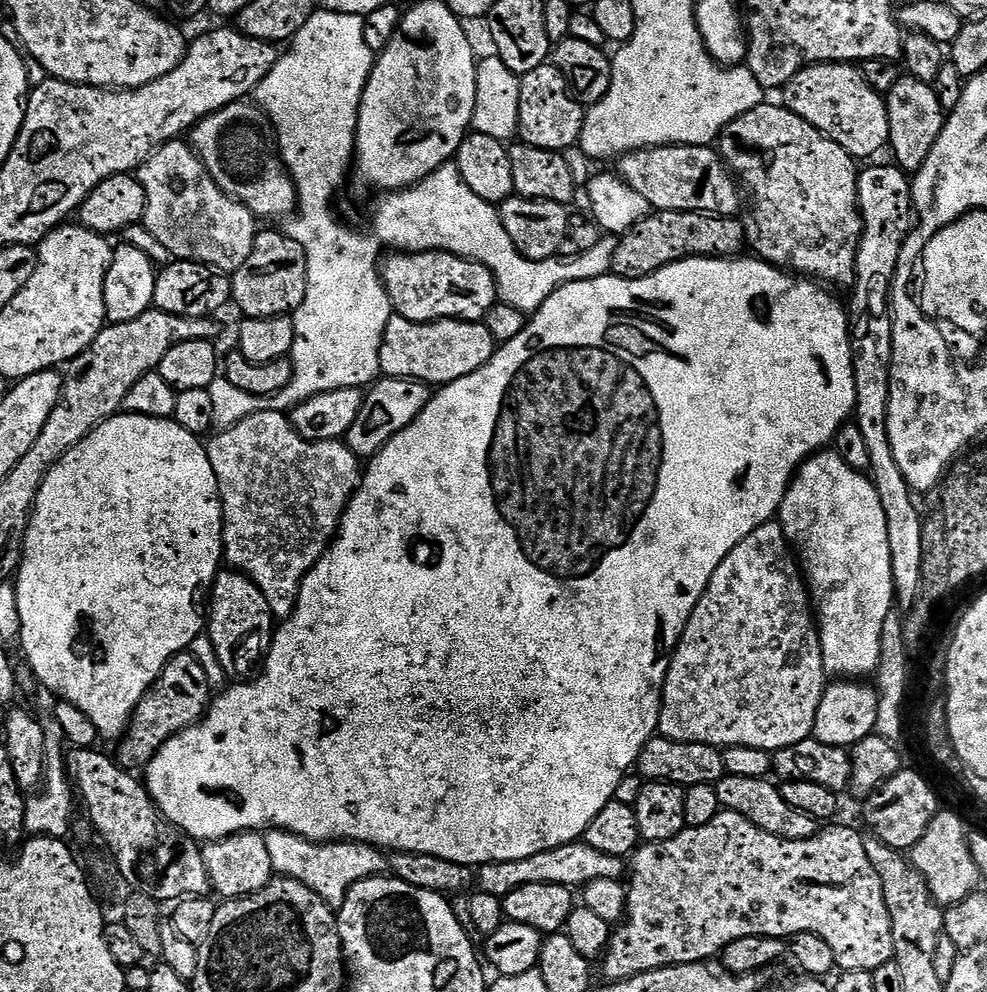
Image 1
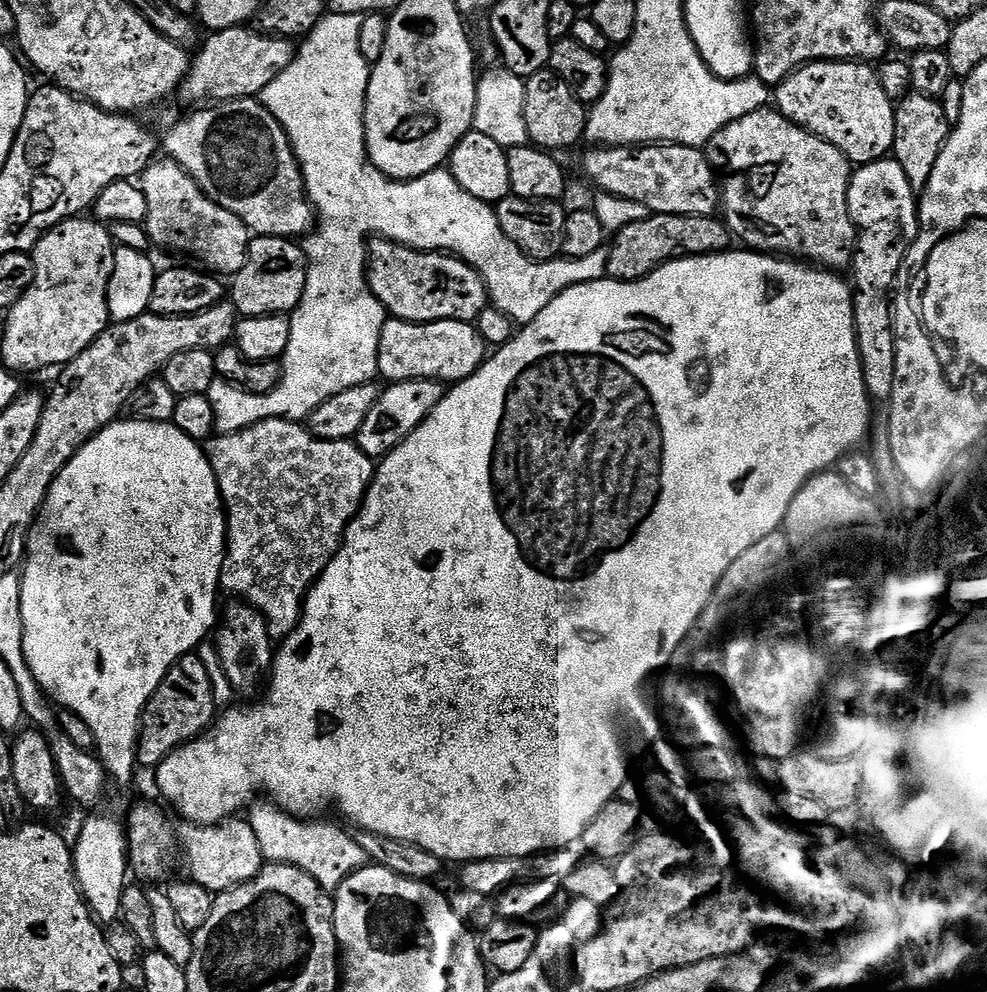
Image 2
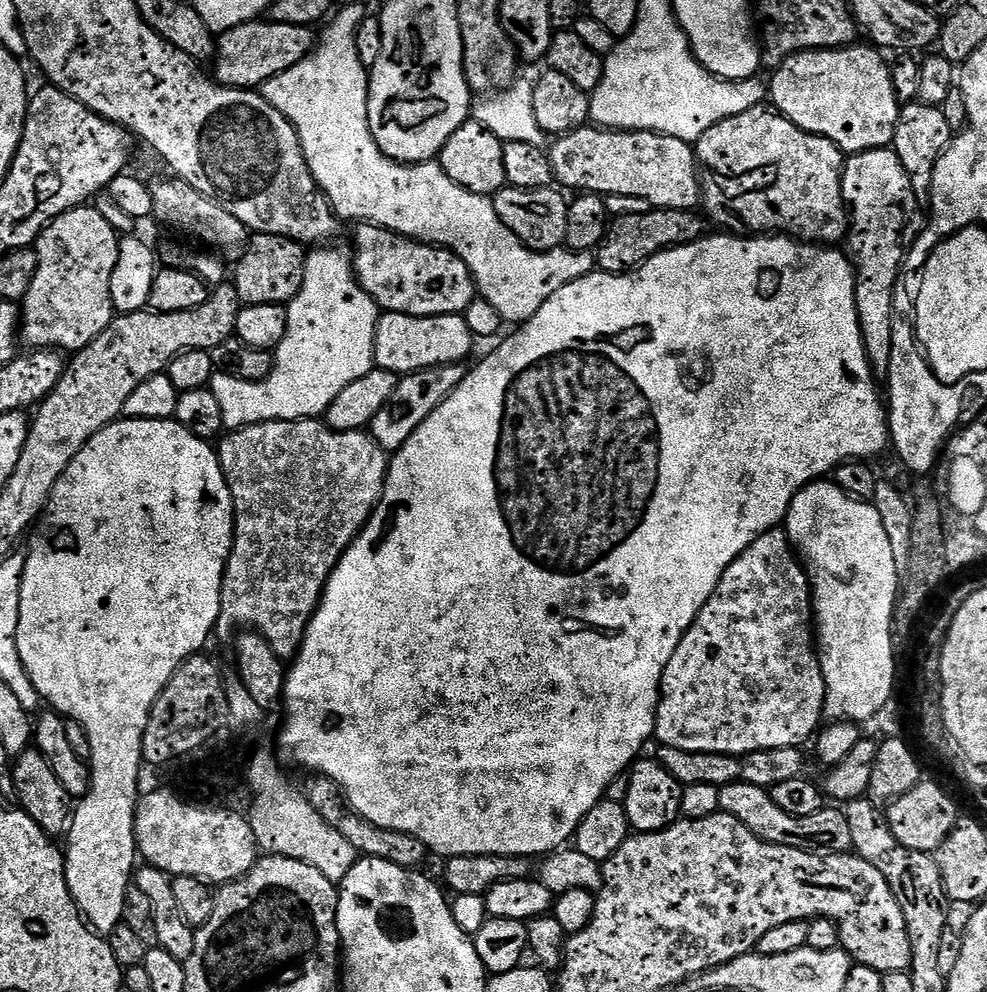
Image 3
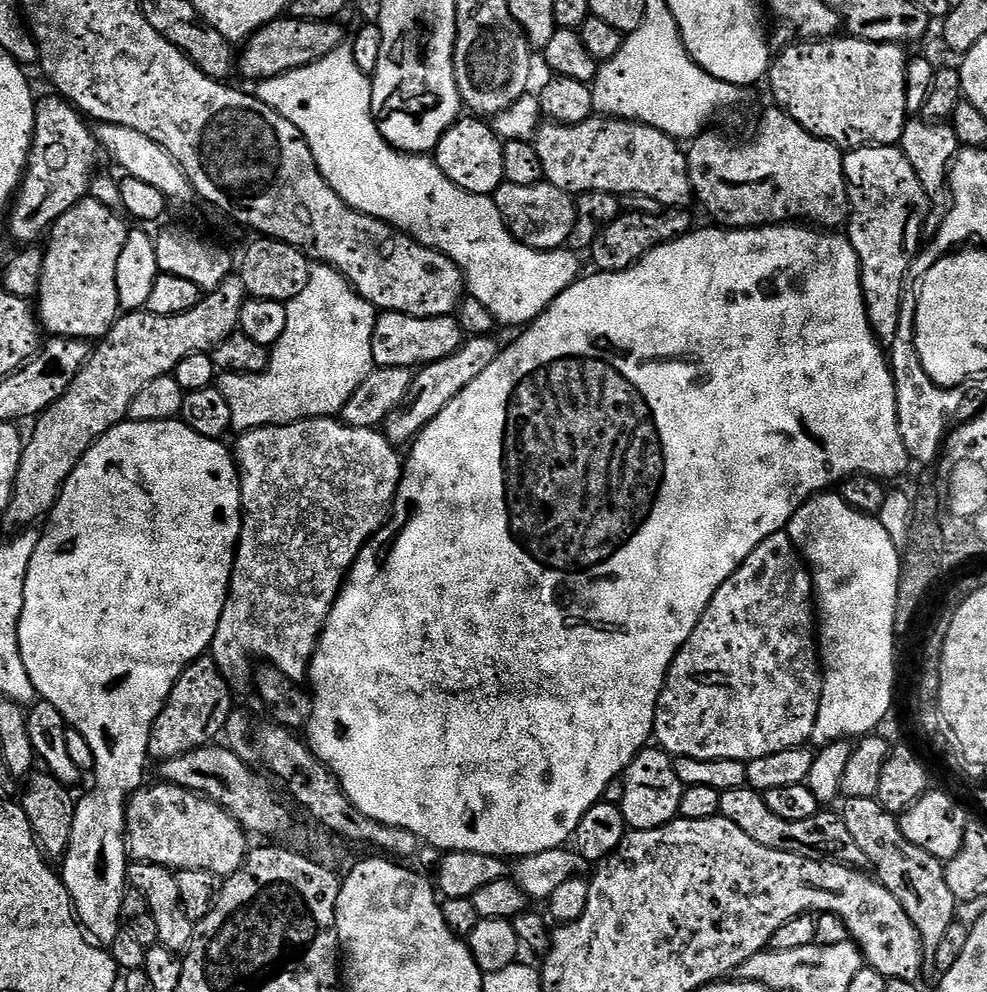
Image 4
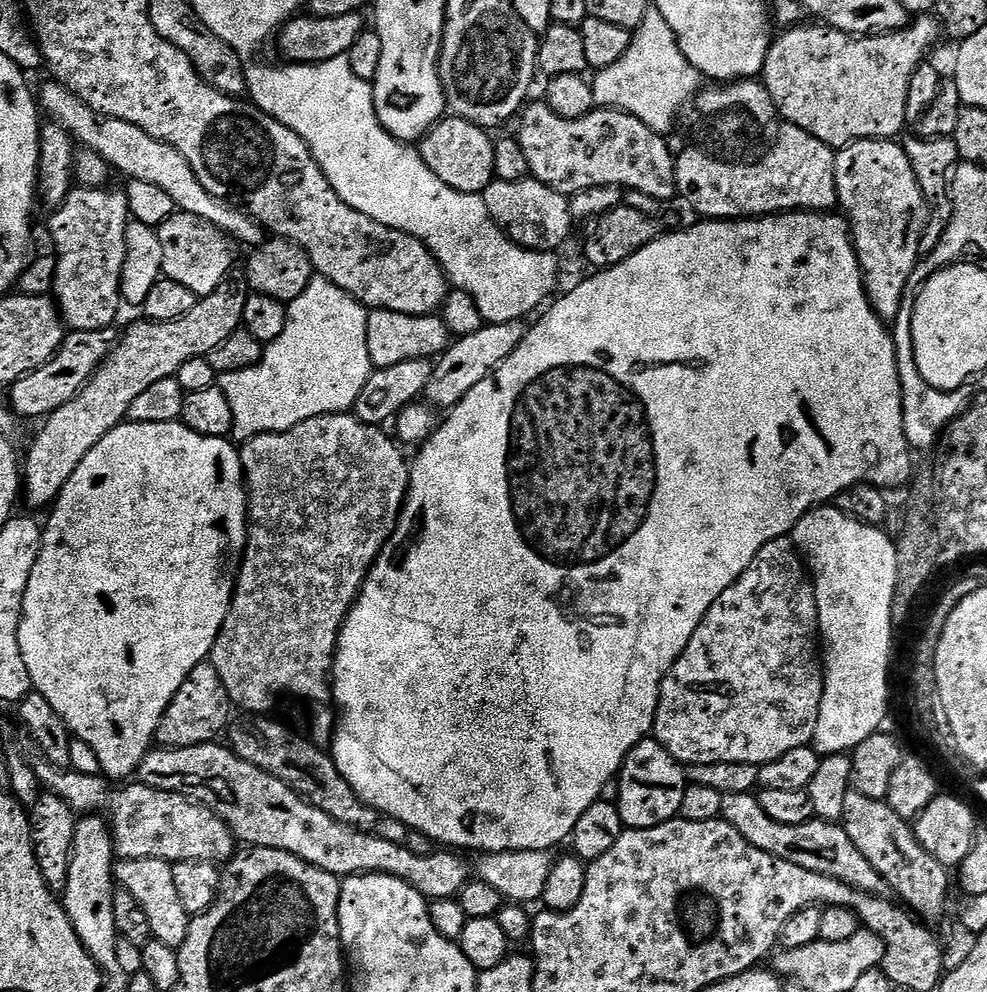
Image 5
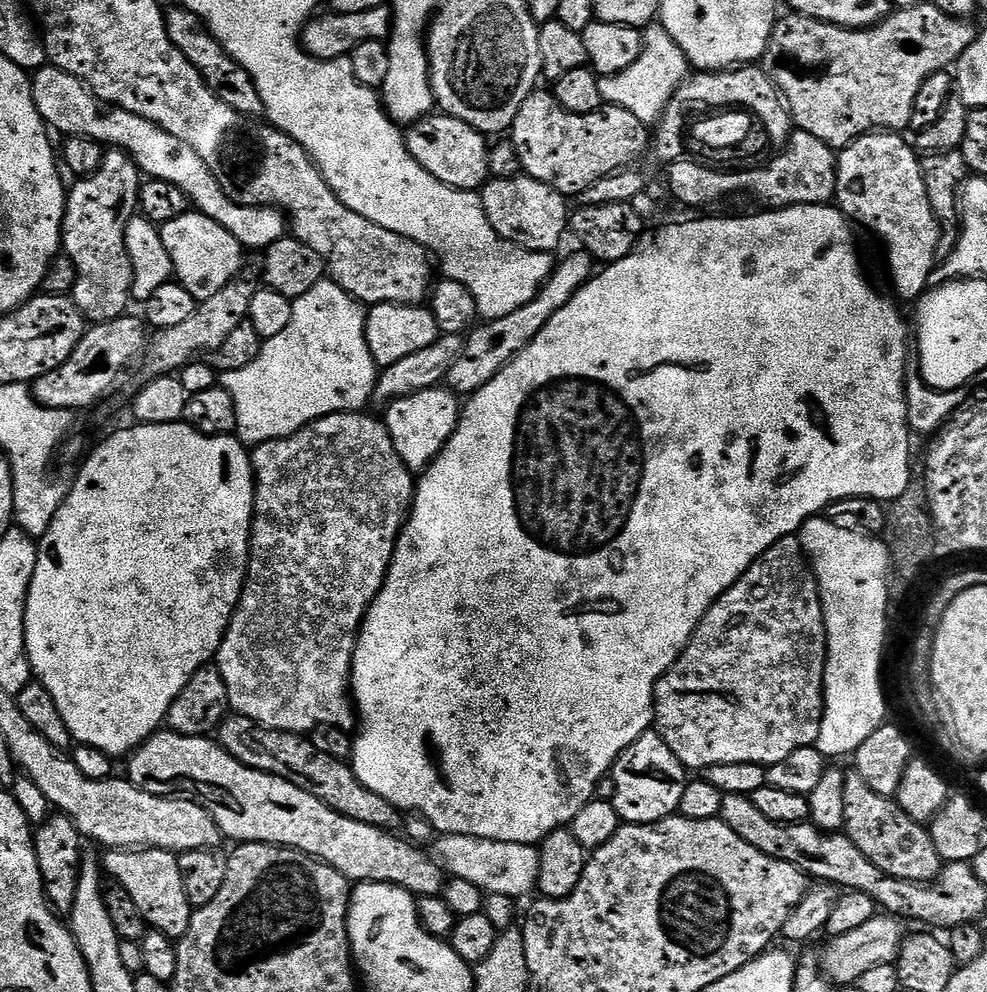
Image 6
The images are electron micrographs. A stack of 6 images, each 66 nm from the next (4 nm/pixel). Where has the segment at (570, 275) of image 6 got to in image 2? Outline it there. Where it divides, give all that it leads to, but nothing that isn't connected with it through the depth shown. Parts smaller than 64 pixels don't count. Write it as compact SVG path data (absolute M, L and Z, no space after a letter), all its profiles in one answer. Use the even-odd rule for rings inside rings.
M402 380L392 382L381 391L380 396L370 406L370 414L366 414L366 422L354 437L356 443L366 455L383 458L397 448L411 432L442 402L446 391L445 385L438 380Z

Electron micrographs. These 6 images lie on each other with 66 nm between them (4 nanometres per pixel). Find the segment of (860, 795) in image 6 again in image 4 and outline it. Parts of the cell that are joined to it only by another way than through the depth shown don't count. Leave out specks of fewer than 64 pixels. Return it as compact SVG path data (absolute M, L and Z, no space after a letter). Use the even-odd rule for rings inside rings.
M874 798L845 799L843 804L842 815L846 827L850 830L850 835L854 837L854 842L858 842L862 854L866 854L868 864L876 879L882 886L886 886L886 890L890 890L890 894L894 894L894 898L898 898L898 902L902 902L902 910L910 914L910 922L914 922L914 930L918 930L924 947L925 961L935 961L938 946L942 943L946 930L950 930L950 926L957 923L958 901L954 898L954 893L950 891L950 885L946 883L944 864L938 858L926 854L926 850L918 850L914 842L909 842L906 834L902 834L899 819L893 813L887 812Z

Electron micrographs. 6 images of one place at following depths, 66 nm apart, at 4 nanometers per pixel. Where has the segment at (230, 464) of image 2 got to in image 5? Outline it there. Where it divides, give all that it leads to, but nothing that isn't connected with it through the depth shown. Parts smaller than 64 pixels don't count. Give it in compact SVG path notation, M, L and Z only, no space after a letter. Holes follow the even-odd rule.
M337 414L310 418L285 432L267 432L243 441L239 449L240 461L244 467L244 483L248 493L248 544L244 548L244 558L240 561L240 571L236 574L236 589L232 595L232 605L226 614L226 622L212 647L210 663L218 670L222 686L237 709L248 714L268 714L279 696L297 696L300 700L313 700L313 705L324 706L332 695L332 663L336 657L336 643L348 612L355 604L360 588L368 576L368 571L384 549L384 544L392 537L392 531L400 517L400 507L408 494L409 461L404 461L401 445L391 435L384 433L383 427L363 424L354 414Z

